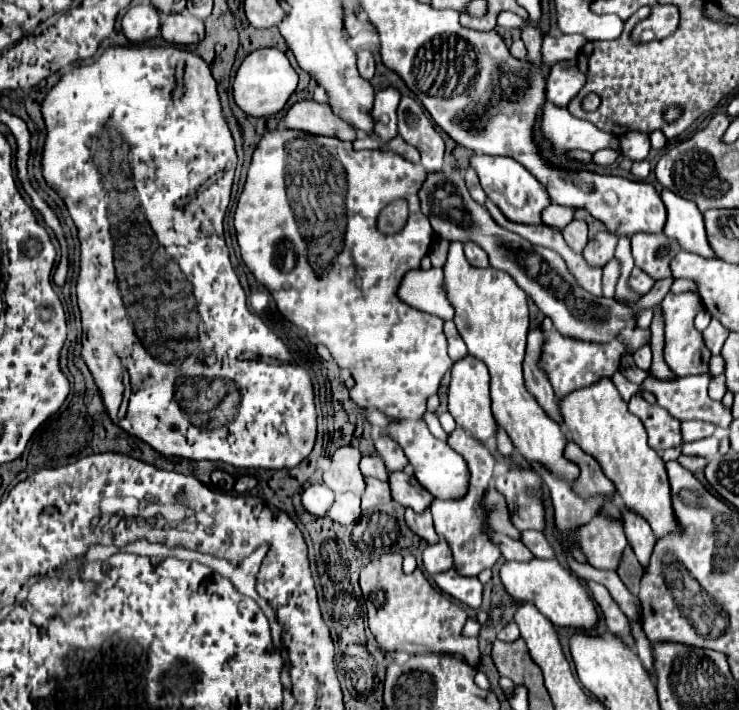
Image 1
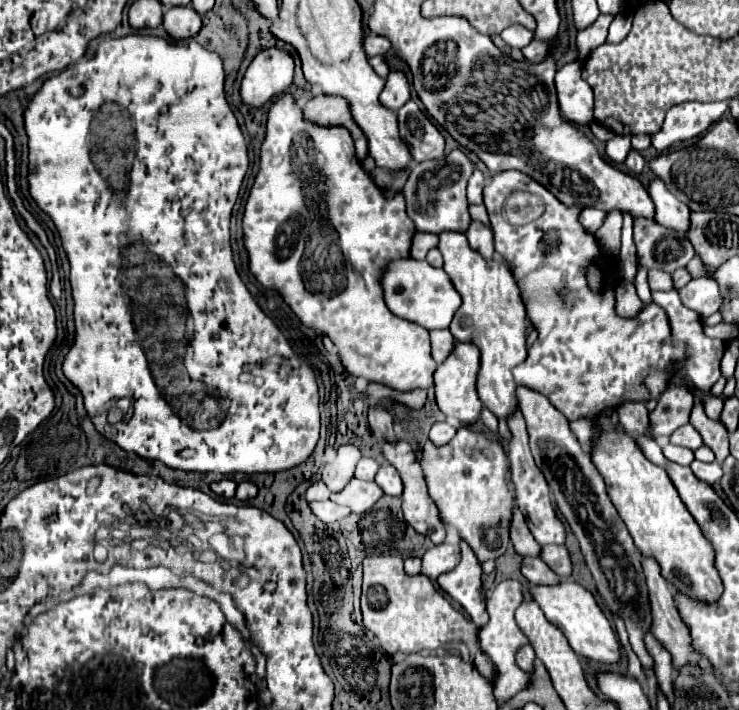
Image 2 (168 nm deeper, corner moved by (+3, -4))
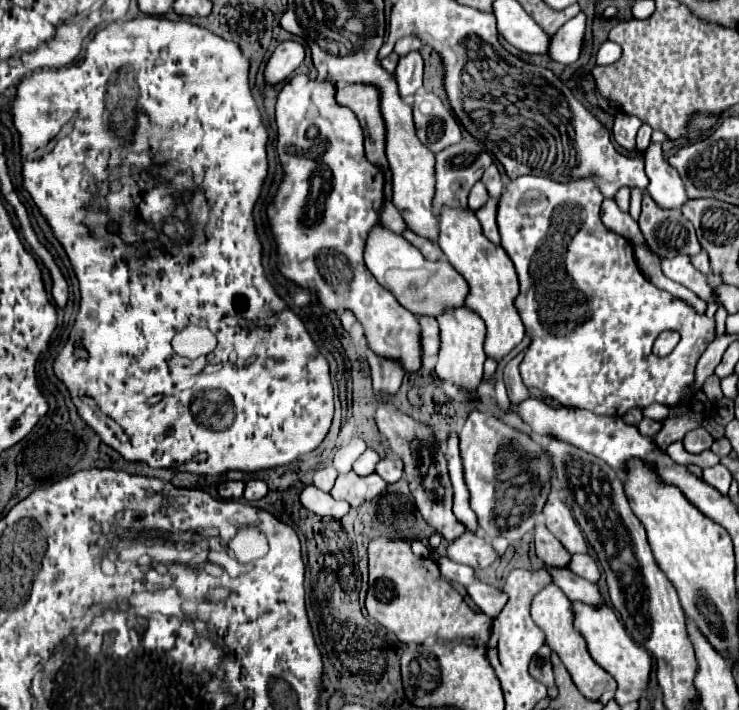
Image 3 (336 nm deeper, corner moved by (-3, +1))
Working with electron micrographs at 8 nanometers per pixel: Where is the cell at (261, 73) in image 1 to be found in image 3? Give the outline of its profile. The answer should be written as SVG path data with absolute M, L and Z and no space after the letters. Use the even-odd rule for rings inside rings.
M282 41L264 67L264 81L278 85L286 81L304 61L304 47L298 41Z

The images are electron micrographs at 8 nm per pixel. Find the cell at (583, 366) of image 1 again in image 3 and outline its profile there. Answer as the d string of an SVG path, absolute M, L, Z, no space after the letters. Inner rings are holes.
M522 175L504 187L498 199L496 223L502 247L512 259L520 279L516 307L526 335L532 339L520 363L524 385L528 389L540 389L564 407L622 417L630 407L648 407L652 403L676 405L682 399L686 387L694 381L696 361L706 345L714 341L714 319L698 315L684 301L648 283L634 261L632 243L602 225L602 199L592 181L556 183L546 177ZM666 329L678 331L682 339L670 355L658 357L652 353L652 345Z

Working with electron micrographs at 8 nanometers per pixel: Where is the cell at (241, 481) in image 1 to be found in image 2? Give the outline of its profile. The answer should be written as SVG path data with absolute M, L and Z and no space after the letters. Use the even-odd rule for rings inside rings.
M240 482L238 488L236 488L236 498L242 500L242 502L254 498L256 494L258 494L258 488L256 488L254 482Z

